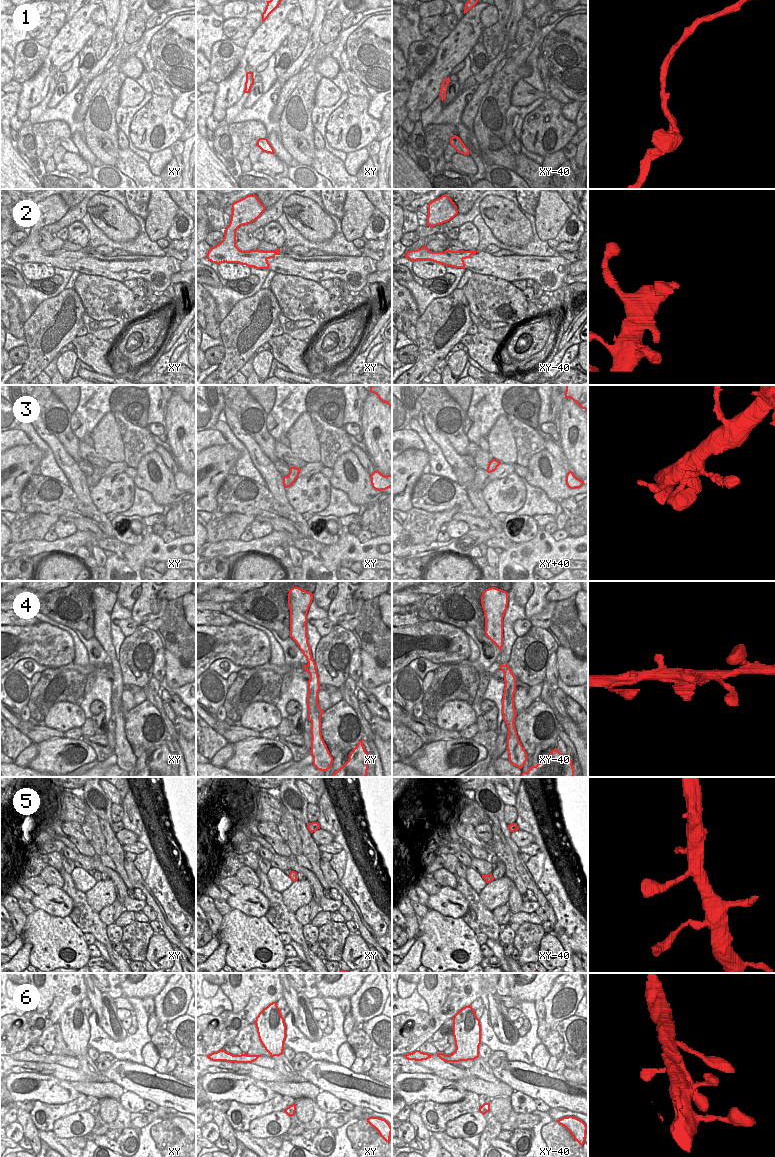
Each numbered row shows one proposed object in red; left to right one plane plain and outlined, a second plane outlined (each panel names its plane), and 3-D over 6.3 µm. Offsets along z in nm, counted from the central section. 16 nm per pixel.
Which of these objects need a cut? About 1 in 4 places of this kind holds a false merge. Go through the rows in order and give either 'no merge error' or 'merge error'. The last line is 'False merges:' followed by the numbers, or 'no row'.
1: no merge error
2: no merge error
3: no merge error
4: no merge error
5: no merge error
6: no merge error
False merges: no row

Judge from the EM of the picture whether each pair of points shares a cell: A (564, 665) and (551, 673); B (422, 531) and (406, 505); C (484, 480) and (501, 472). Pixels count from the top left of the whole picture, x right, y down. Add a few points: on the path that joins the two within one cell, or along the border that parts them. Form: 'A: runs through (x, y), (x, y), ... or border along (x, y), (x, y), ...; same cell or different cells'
A: border along (555, 652), (559, 677); different cells
B: border along (413, 507), (407, 512); different cells
C: runs through (488, 477), (497, 474); same cell

